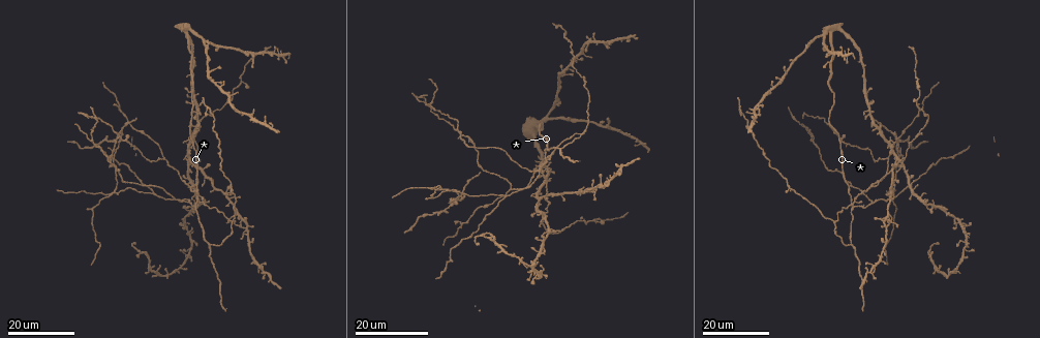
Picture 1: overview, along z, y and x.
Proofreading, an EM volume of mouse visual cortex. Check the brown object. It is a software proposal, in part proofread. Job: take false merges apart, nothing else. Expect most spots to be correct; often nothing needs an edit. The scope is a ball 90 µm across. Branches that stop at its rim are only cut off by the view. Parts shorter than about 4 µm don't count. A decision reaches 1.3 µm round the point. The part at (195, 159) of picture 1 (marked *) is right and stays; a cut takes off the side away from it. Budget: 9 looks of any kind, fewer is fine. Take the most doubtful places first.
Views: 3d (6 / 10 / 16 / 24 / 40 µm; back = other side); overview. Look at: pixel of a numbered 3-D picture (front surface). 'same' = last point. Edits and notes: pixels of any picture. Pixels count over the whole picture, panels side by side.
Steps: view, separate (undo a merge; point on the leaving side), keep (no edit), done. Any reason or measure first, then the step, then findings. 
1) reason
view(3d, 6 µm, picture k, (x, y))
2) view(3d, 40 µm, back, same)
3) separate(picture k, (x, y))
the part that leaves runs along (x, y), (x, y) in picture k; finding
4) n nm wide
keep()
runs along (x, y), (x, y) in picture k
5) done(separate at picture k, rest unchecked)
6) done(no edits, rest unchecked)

thin arm on a thick one
view(3d, 16 µm, picture 1, (245, 227))

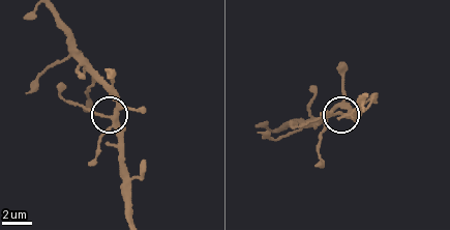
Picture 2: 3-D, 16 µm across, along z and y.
view(3d, 10 µm, picture 2, (111, 117))

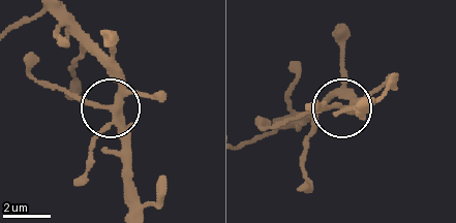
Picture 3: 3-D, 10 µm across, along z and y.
keep()
runs along (55, 14), (120, 92), (102, 109), (57, 92) in picture 3; continuous, no second cell

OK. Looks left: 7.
three-way junction
view(3d, 16 µm, picture 1, (885, 158))

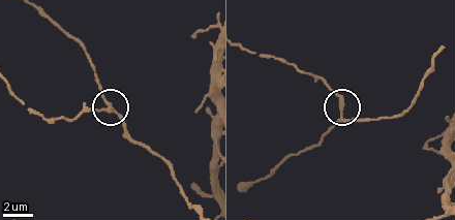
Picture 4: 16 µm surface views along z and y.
view(3d, 10 µm, picture 4, (342, 117))

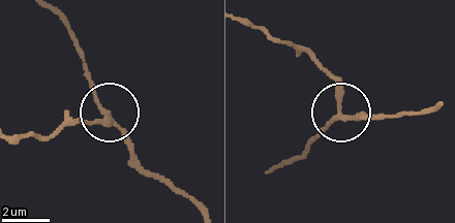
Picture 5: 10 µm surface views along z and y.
side arm 38 µm
keep()
runs along (438, 102), (412, 115), (345, 115), (319, 136) in picture 5; continuous, no second cell

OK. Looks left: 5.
thin arm on a thick one
view(3d, 24 µm, picture 1, (194, 164))

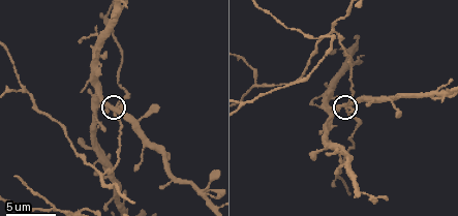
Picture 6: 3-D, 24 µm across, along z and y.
zoom in
view(3d, 10 µm, picture 6, (113, 108))

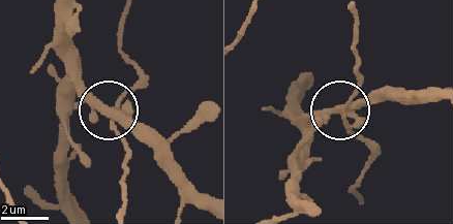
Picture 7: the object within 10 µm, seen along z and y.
view(3d, 6 µm, picture 7, (107, 112))

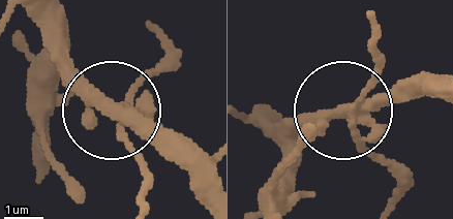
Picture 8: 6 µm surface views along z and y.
keep()
runs along (144, 200), (141, 161), (114, 115), (171, 56) in picture 8; one cell here

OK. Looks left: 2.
done(no edits, rest unchecked)

